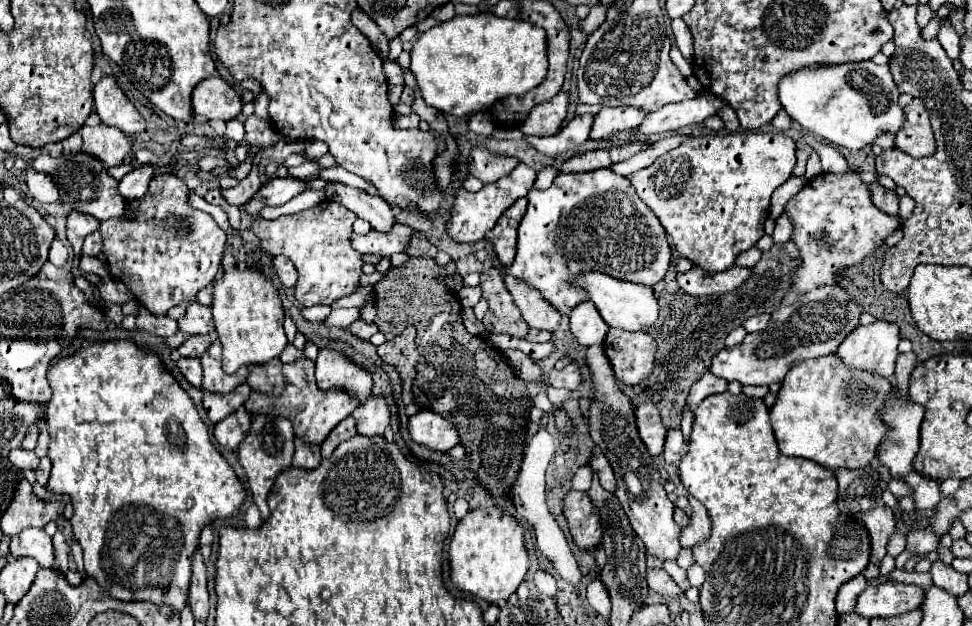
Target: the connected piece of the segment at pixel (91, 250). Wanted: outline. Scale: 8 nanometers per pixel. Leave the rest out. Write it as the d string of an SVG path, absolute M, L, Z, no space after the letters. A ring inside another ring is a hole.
M97 230L97 232L93 232L93 234L89 234L89 236L85 238L81 252L87 254L87 256L97 256L101 250L103 250L103 240L101 240L101 234L99 234L99 230Z

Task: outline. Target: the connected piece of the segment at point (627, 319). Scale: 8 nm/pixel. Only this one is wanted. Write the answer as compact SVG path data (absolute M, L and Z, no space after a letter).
M585 272L585 274L573 276L571 286L579 286L589 294L589 300L595 304L601 318L611 328L621 328L621 330L629 330L629 332L647 330L647 326L651 326L659 314L659 304L653 294L653 288L647 288L641 284L615 280L615 278L601 274L601 272Z

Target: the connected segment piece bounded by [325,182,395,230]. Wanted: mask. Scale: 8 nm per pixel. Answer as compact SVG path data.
M329 182L325 188L329 200L335 200L355 212L359 218L367 220L375 230L389 230L395 224L391 206L377 194L369 194L359 188L351 188L341 182Z

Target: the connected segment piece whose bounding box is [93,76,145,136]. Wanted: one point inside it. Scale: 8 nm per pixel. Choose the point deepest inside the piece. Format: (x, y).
(114, 109)

